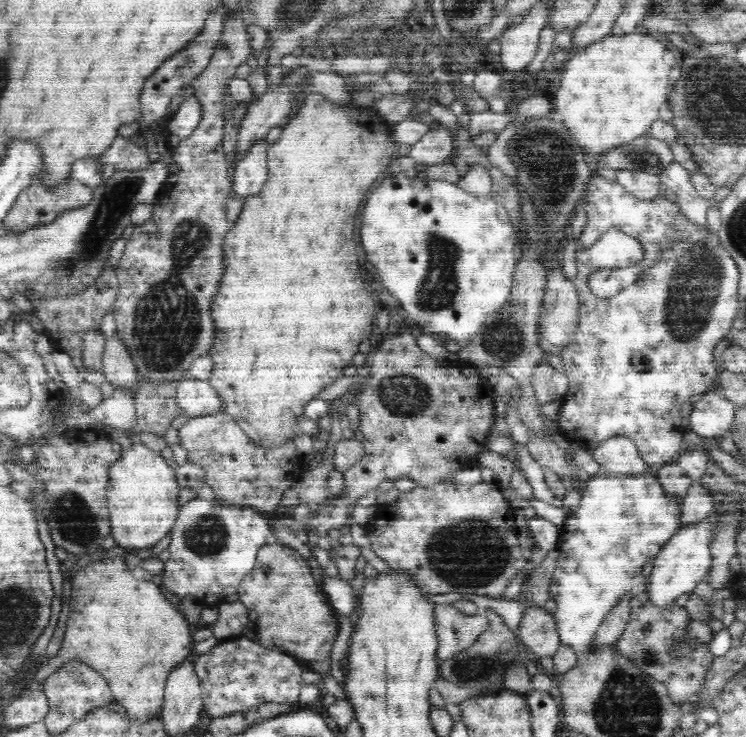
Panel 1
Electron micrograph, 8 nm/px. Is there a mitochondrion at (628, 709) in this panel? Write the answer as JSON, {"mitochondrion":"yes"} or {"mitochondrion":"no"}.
{"mitochondrion":"yes"}

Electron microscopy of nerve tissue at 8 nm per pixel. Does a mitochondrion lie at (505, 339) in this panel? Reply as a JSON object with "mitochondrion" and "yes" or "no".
{"mitochondrion":"yes"}

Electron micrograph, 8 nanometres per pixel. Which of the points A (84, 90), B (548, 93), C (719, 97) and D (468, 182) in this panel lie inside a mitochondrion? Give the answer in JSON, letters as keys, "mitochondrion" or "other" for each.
{"A":"other","B":"other","C":"mitochondrion","D":"other"}

